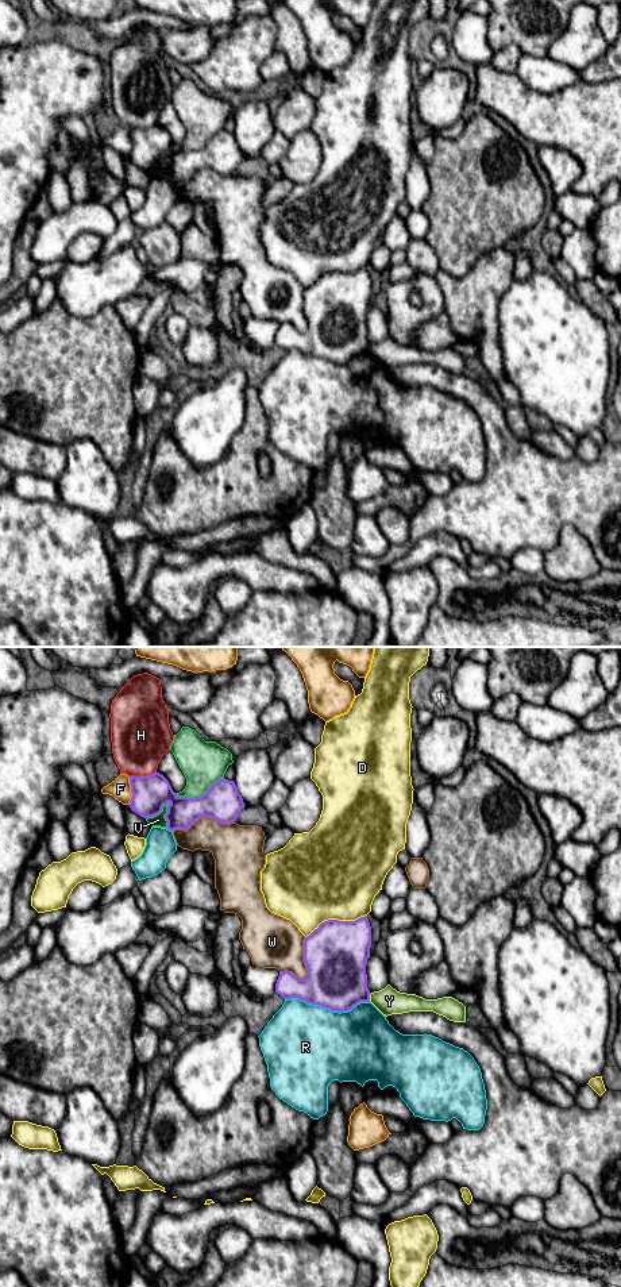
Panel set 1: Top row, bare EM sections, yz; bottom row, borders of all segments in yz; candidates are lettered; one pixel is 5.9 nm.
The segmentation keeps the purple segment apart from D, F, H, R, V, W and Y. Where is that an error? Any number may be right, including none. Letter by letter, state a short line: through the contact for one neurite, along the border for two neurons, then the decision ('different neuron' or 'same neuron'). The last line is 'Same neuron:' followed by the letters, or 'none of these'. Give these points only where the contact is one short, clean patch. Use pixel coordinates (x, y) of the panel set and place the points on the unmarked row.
D: different neuron
F: different neuron
H: different neuron
R: different neuron
V: different neuron
W: different neuron
Y: line yz (371, 345), (369, 353); different neuron
Same neuron: none of these

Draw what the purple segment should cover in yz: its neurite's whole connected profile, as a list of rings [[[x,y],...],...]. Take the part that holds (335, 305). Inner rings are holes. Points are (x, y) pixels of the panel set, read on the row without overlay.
[[[367,267],[355,273],[328,271],[304,292],[304,313],[308,325],[304,331],[284,323],[275,335],[275,344],[284,351],[298,350],[332,363],[348,363],[360,354],[370,354],[366,316],[370,309],[371,278]]]

